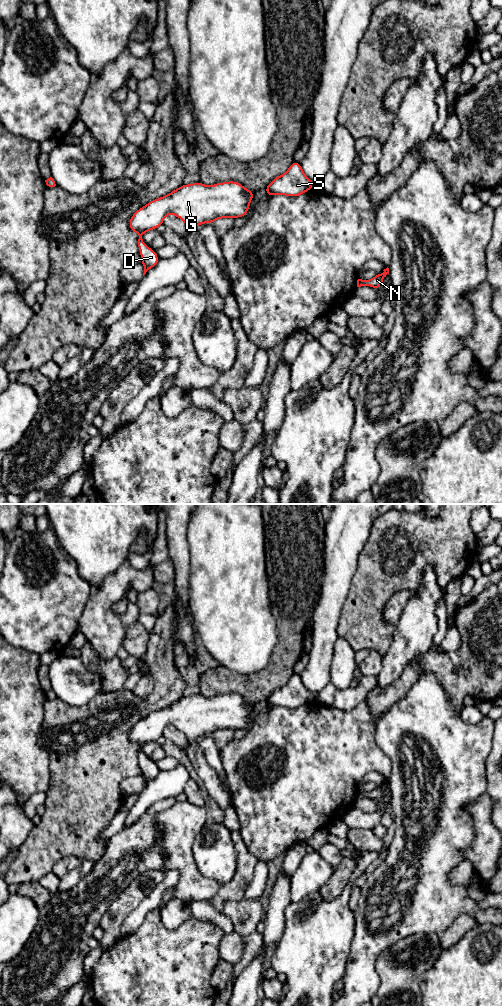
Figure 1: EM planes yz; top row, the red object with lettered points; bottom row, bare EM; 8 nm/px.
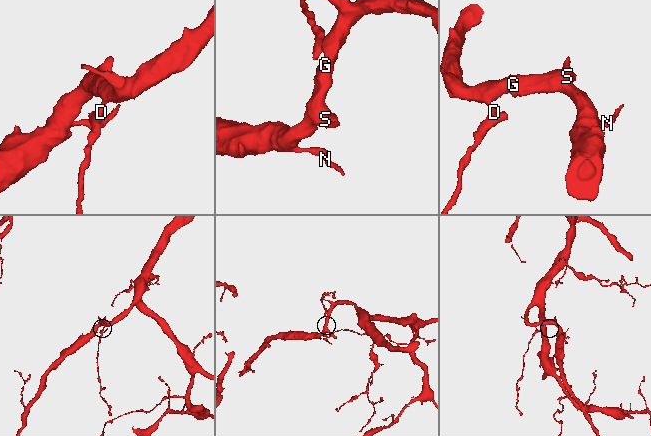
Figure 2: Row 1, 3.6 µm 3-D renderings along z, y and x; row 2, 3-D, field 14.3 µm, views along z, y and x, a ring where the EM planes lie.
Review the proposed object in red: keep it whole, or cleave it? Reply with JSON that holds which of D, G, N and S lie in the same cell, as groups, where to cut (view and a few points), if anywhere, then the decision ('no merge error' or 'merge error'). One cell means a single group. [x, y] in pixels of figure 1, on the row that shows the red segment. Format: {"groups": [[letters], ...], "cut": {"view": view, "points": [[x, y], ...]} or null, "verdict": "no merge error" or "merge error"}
{"groups": [["D", "G", "N", "S"]], "cut": null, "verdict": "no merge error"}

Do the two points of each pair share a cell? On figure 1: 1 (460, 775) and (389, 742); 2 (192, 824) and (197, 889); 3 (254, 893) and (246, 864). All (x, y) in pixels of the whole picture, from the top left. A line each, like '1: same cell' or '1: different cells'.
1: same cell
2: same cell
3: different cells

